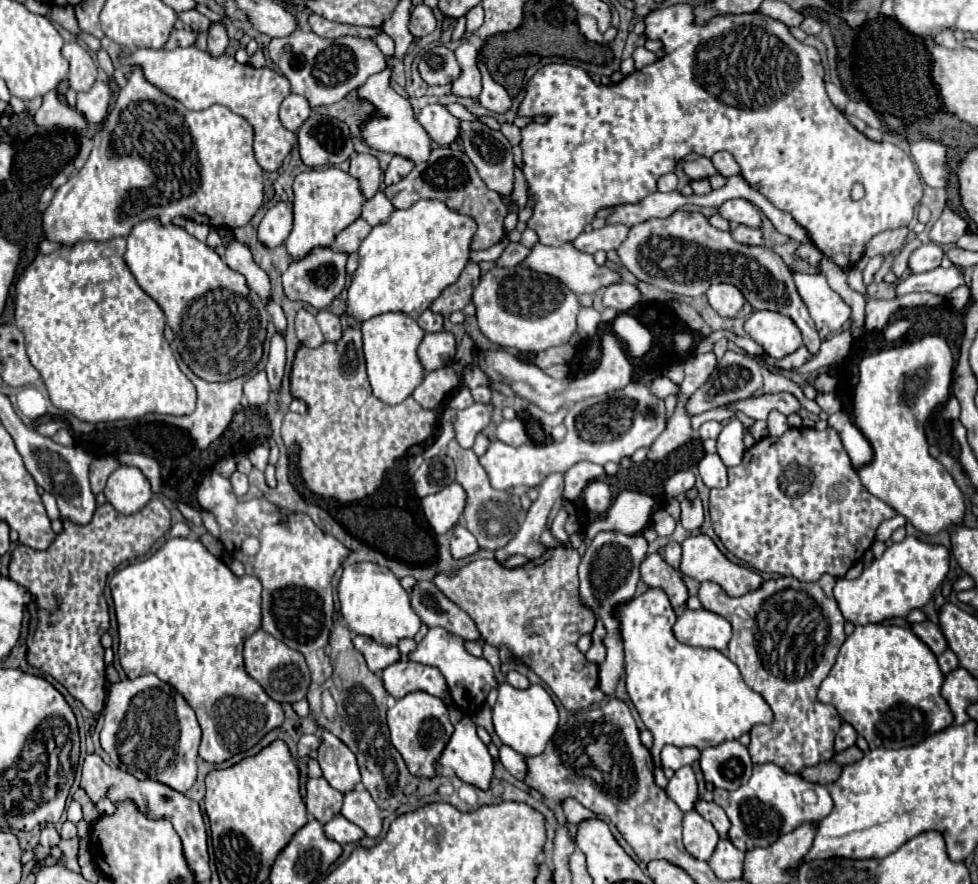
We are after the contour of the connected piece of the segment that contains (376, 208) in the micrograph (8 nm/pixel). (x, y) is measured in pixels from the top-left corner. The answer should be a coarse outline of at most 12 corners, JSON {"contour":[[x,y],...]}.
{"contour":[[383,191],[365,201],[361,219],[371,227],[389,221],[393,205]]}

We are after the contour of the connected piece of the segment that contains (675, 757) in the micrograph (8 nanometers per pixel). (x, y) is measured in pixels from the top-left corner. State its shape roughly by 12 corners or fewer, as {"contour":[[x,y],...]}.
{"contour":[[665,745],[663,767],[677,771],[701,757],[695,747]]}

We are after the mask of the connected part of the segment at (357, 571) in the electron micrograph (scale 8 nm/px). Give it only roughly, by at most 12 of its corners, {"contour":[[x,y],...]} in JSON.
{"contour":[[385,567],[343,569],[337,597],[351,633],[397,645],[421,619]]}

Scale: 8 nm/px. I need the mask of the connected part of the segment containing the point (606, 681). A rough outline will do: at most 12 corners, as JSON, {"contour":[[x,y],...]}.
{"contour":[[599,533],[581,565],[581,603],[603,623],[599,687],[623,673],[615,609],[635,597],[643,535]]}

